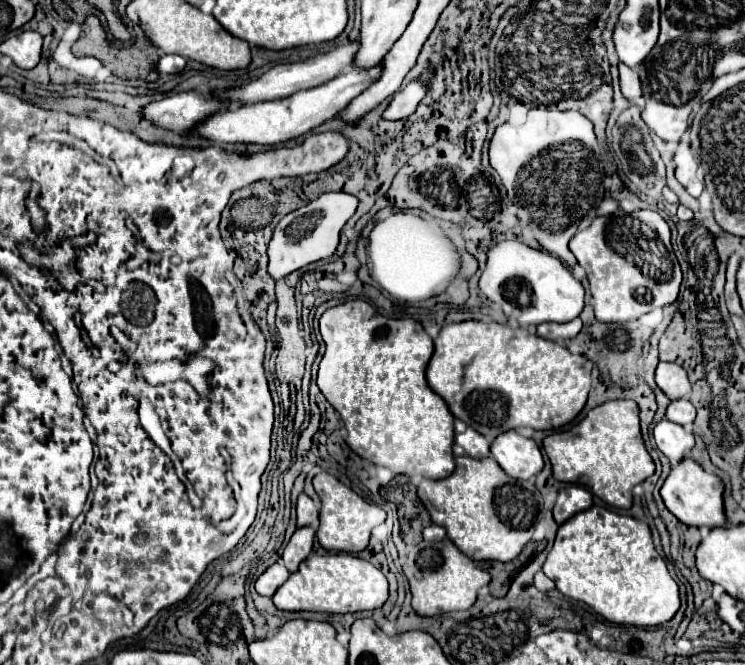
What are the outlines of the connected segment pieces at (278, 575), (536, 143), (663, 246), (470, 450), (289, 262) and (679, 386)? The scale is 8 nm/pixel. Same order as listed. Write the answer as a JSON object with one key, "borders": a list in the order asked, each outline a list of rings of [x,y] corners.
{"borders":[[[[272,564],[258,580],[256,580],[256,592],[260,596],[272,596],[286,580],[290,572],[284,568],[284,564]]],[[[534,108],[528,112],[524,124],[512,126],[508,122],[496,126],[496,132],[490,140],[490,166],[498,172],[508,194],[518,194],[518,174],[522,174],[522,166],[530,166],[538,154],[546,154],[546,150],[554,150],[554,146],[570,146],[570,142],[582,142],[586,150],[594,150],[596,136],[592,130],[592,122],[574,110],[548,110]]],[[[638,210],[632,214],[618,212],[612,216],[594,218],[588,230],[578,232],[570,240],[570,250],[578,258],[578,264],[586,270],[594,314],[600,322],[636,320],[654,308],[674,304],[678,298],[682,274],[680,274],[680,264],[670,244],[670,226],[654,210]]],[[[468,428],[462,434],[456,434],[456,442],[472,458],[486,458],[486,456],[490,456],[490,442],[482,434],[478,434],[476,430],[472,430],[472,428]]],[[[326,192],[318,200],[286,214],[278,222],[274,236],[270,240],[270,246],[268,246],[268,258],[270,258],[268,274],[270,274],[270,278],[280,280],[310,262],[330,258],[338,248],[340,230],[350,220],[350,216],[356,212],[356,206],[358,206],[358,198],[352,194]]],[[[660,362],[656,368],[656,384],[658,388],[670,398],[670,400],[680,400],[690,394],[690,380],[688,374],[682,366],[670,364],[670,362]]]]}

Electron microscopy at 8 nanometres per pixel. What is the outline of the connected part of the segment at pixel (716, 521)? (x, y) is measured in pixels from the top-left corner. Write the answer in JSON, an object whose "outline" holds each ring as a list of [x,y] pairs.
{"outline":[[[684,458],[684,462],[674,464],[660,494],[666,504],[666,508],[686,526],[696,528],[716,528],[726,524],[724,516],[724,502],[722,502],[724,484],[716,474],[708,474],[700,464],[696,464],[692,458]]]}

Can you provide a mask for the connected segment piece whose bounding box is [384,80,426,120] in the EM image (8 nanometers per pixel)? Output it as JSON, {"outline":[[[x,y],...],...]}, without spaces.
{"outline":[[[422,80],[410,82],[404,90],[396,92],[396,96],[392,98],[392,102],[384,110],[384,118],[386,120],[402,120],[402,118],[408,118],[416,110],[416,106],[420,104],[420,100],[424,96],[426,96],[426,84]]]}

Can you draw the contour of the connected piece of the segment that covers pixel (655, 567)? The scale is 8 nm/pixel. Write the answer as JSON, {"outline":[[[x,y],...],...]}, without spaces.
{"outline":[[[592,506],[590,510],[576,514],[574,518],[570,518],[570,522],[564,522],[558,528],[554,548],[550,550],[542,570],[564,596],[588,604],[614,624],[660,626],[668,622],[680,608],[678,584],[674,582],[674,578],[670,578],[666,562],[656,552],[648,524],[632,516],[616,514],[602,506]]]}

